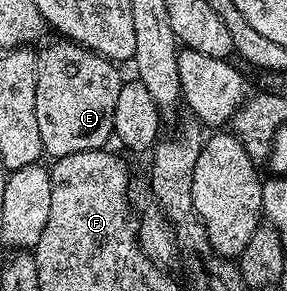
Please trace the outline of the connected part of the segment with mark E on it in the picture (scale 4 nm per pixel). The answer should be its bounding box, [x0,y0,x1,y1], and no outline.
[35,41,125,160]

